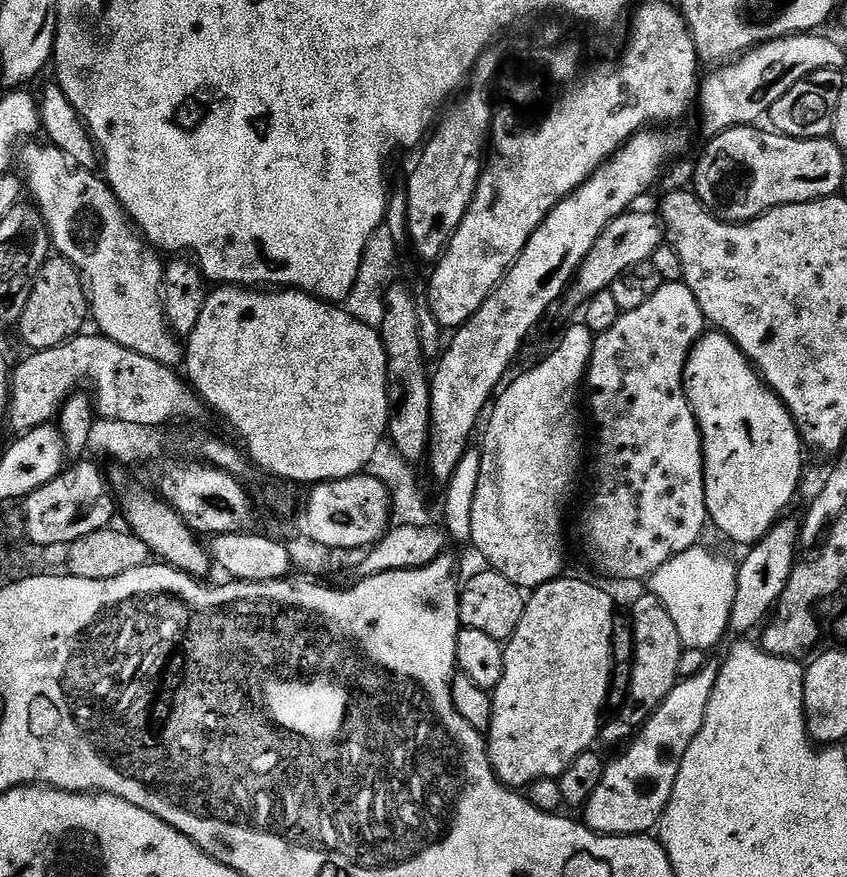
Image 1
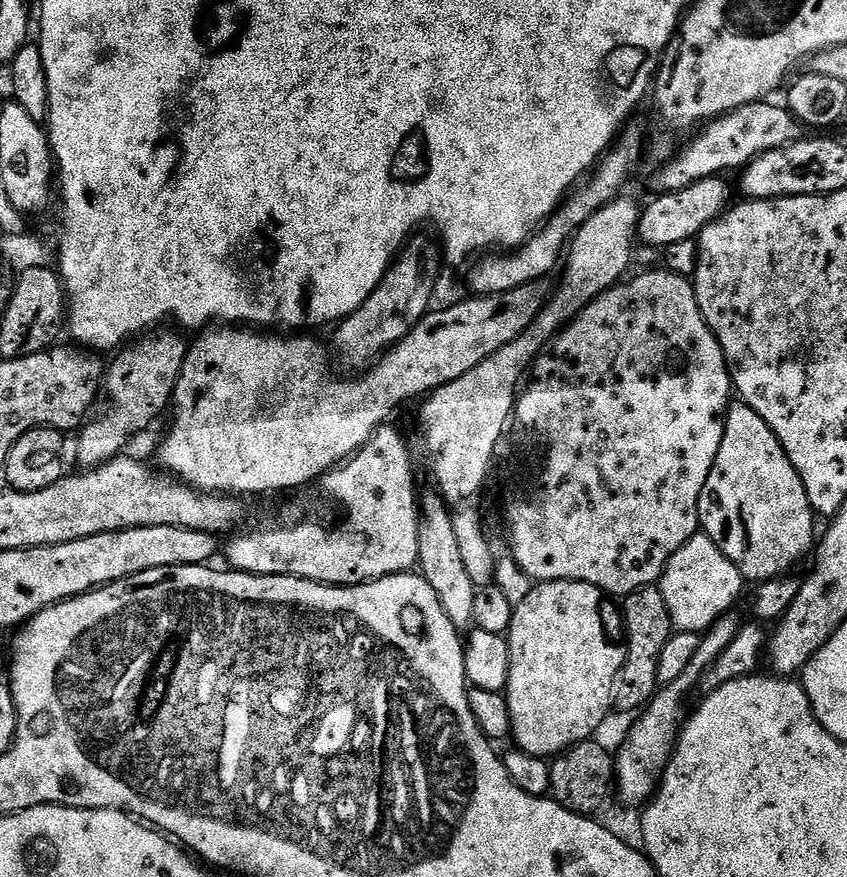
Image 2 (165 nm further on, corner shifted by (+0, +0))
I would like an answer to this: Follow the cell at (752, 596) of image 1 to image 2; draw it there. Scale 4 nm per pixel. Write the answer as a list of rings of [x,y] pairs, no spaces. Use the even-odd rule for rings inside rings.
[[[725,614],[715,620],[712,627],[701,635],[698,654],[694,654],[694,659],[691,660],[690,666],[686,666],[686,671],[674,682],[663,685],[648,701],[643,711],[635,717],[637,720],[633,722],[628,737],[621,742],[620,749],[615,749],[614,752],[614,792],[615,795],[620,795],[620,800],[626,807],[639,809],[652,799],[660,780],[664,777],[666,766],[689,715],[688,695],[697,691],[704,671],[712,667],[718,654],[722,654],[722,650],[726,650],[730,642],[734,642],[741,627],[742,620],[739,620],[736,614]]]

